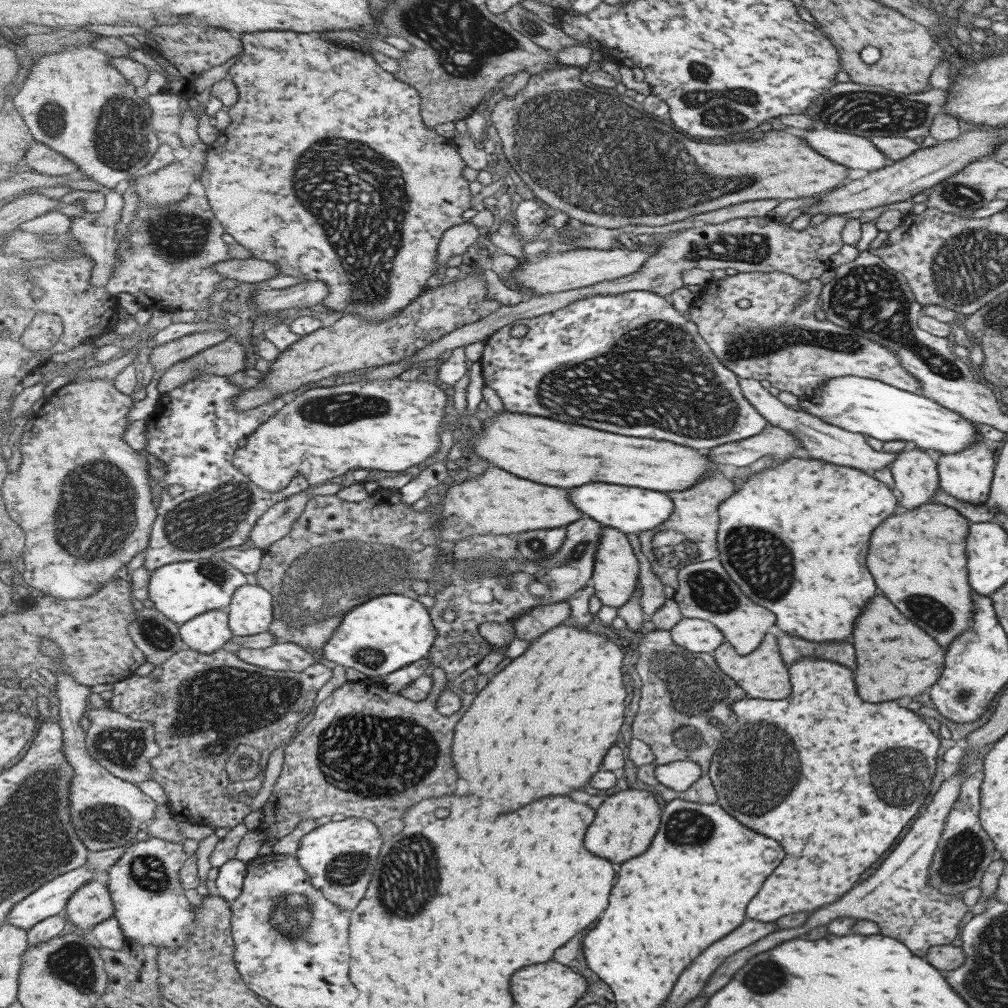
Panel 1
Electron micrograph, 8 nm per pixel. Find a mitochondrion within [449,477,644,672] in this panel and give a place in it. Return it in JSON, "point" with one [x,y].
{"point":[573,554]}

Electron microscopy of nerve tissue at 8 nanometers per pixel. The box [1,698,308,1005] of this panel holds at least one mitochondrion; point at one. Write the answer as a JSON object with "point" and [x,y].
{"point":[73,963]}

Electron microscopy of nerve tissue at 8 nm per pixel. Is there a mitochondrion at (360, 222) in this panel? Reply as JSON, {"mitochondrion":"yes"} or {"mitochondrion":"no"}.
{"mitochondrion":"yes"}

